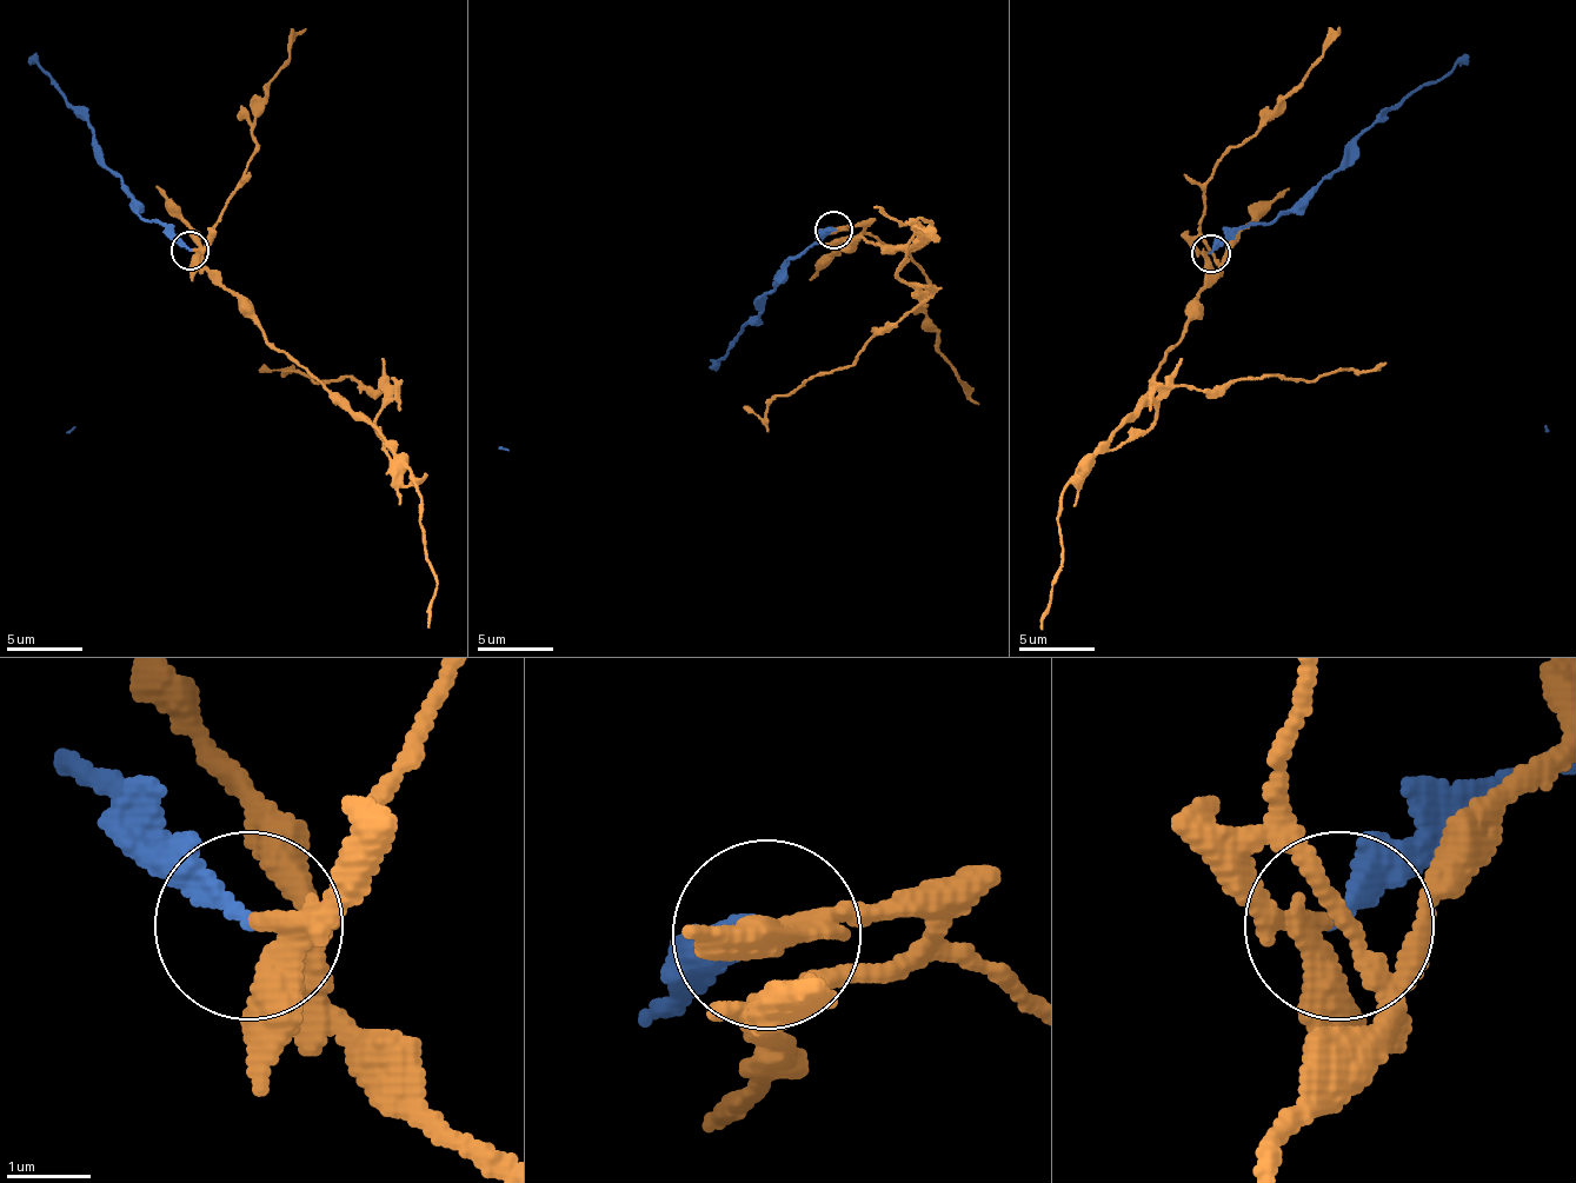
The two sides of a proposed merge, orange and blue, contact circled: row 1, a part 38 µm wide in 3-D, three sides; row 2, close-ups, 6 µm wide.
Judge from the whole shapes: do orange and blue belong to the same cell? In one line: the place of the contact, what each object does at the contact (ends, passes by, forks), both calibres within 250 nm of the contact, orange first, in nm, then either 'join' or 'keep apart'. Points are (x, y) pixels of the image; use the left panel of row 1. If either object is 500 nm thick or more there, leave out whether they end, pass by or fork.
place (190, 251); orange passes by; blue ends; calibres 220 and 160 nm; keep apart

